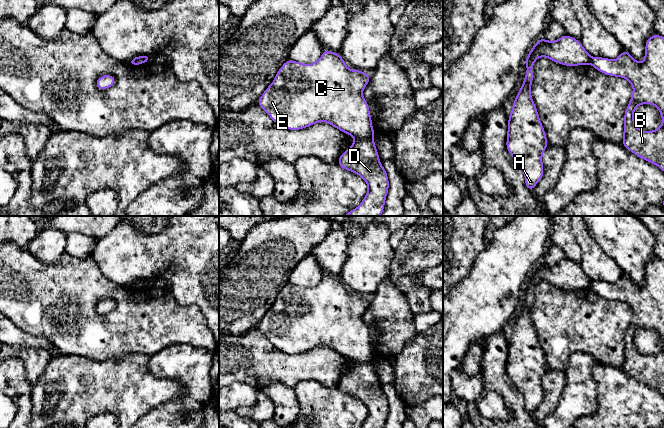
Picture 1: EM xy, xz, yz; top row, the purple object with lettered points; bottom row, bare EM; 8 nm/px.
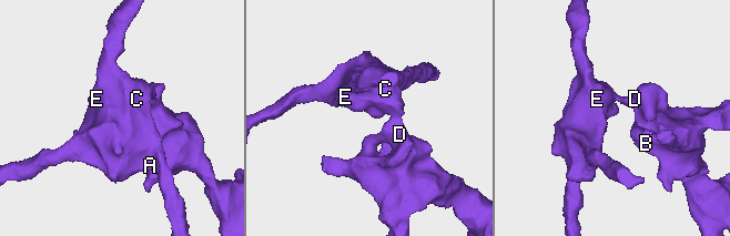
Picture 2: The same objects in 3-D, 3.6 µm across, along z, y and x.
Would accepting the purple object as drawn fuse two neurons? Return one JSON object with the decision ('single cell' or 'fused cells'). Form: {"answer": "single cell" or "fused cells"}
{"answer": "fused cells"}

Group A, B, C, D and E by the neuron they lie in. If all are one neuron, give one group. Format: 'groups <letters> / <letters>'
groups A C E / B D

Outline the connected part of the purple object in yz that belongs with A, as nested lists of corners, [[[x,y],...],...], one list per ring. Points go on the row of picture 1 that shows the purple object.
[[[564,34],[556,41],[540,38],[525,59],[525,78],[508,117],[506,149],[523,171],[525,186],[530,191],[543,178],[542,156],[548,147],[547,136],[531,96],[532,68],[539,57],[547,57],[564,66],[590,64],[592,58],[580,40]]]

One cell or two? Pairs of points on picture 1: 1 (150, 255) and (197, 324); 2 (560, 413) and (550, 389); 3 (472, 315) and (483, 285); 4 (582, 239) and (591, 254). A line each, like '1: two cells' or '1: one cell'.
1: two cells
2: two cells
3: one cell
4: one cell

